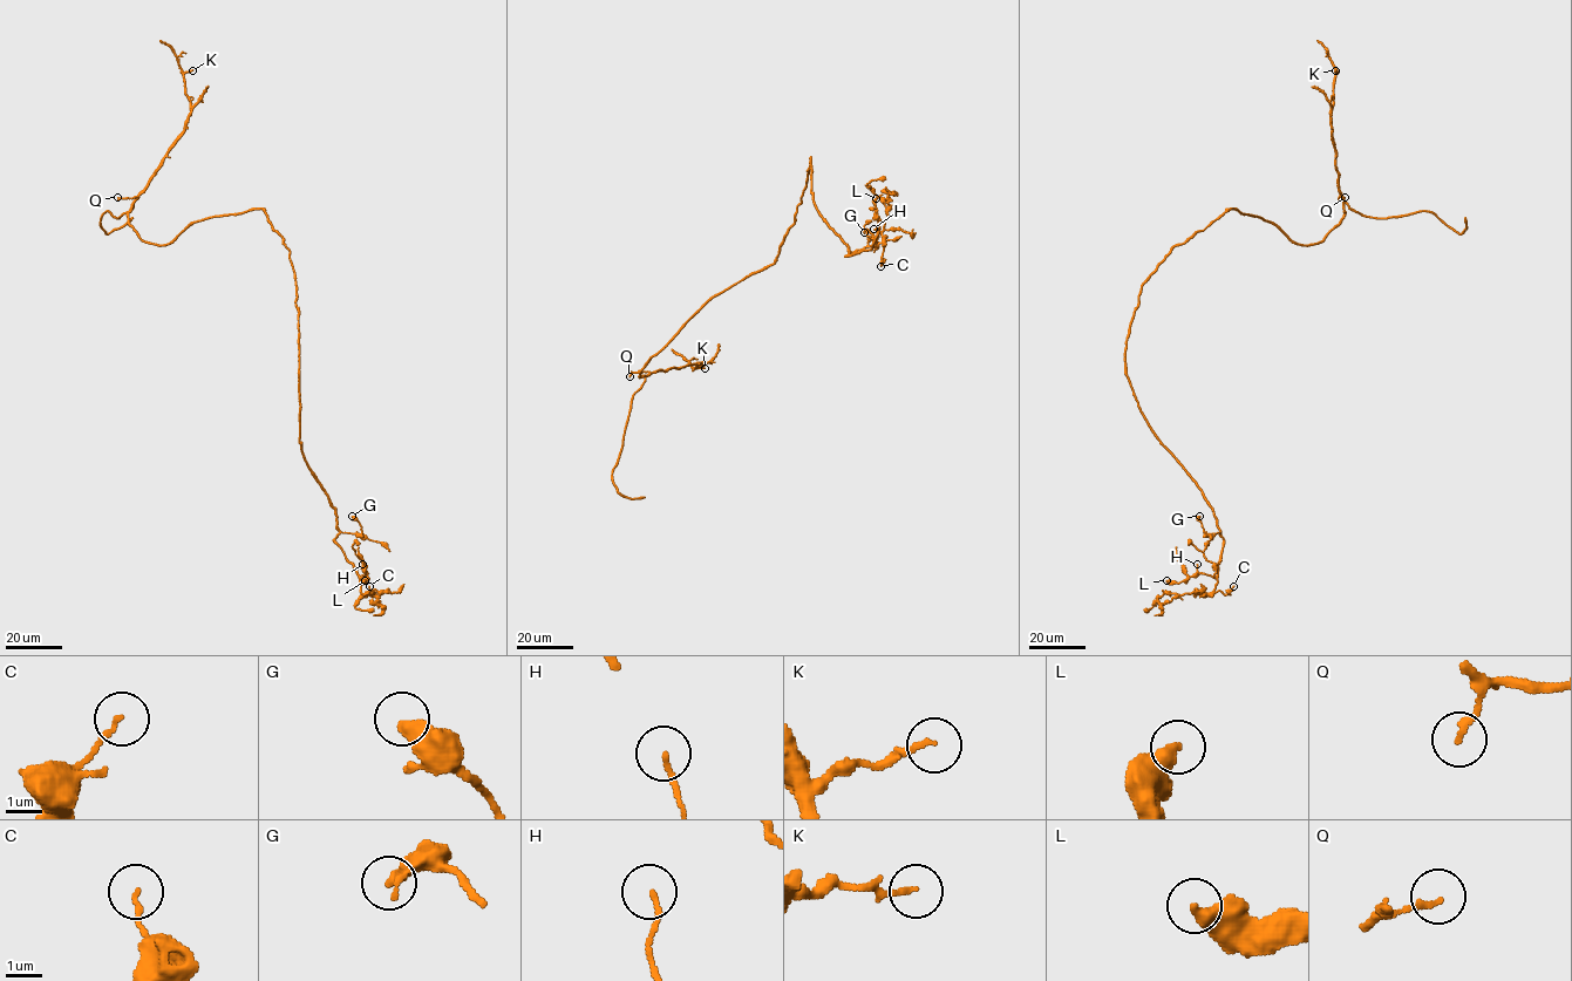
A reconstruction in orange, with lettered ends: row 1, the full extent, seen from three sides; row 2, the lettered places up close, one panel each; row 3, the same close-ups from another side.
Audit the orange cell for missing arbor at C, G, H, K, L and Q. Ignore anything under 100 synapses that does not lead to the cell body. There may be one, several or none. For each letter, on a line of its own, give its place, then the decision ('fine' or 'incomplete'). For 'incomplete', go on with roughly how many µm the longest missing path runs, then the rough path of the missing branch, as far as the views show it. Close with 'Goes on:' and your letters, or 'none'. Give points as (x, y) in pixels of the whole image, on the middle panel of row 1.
C: at (880, 266); fine
G: at (864, 232); fine
H: at (873, 229); fine
K: at (705, 368); fine
L: at (876, 198); fine
Q: at (630, 376); fine
Goes on: none

